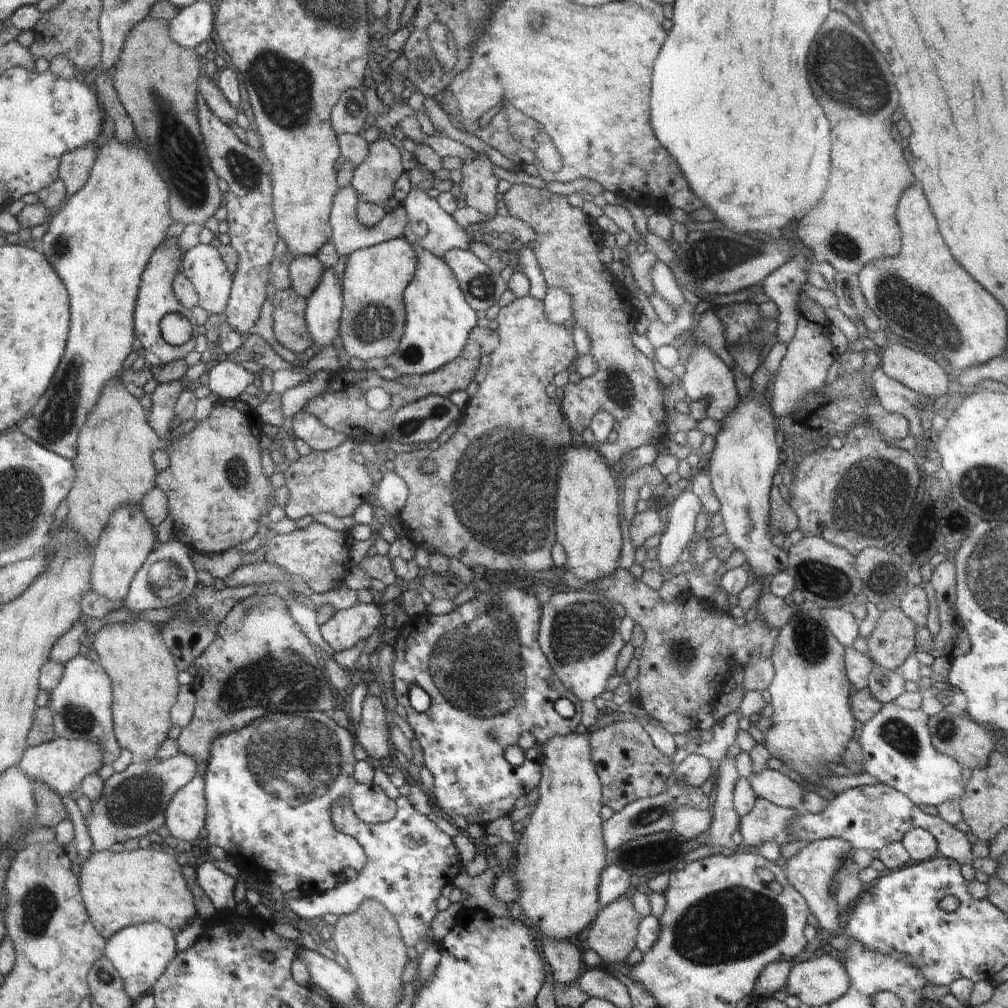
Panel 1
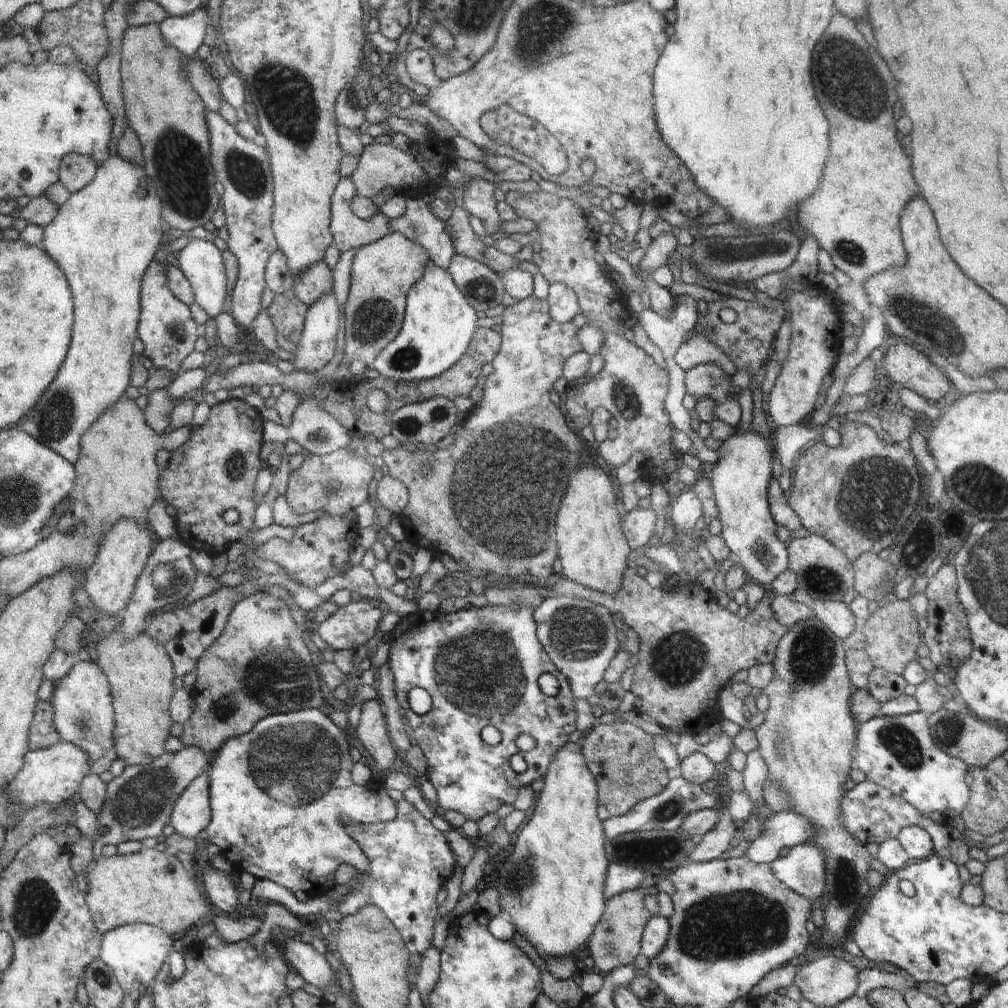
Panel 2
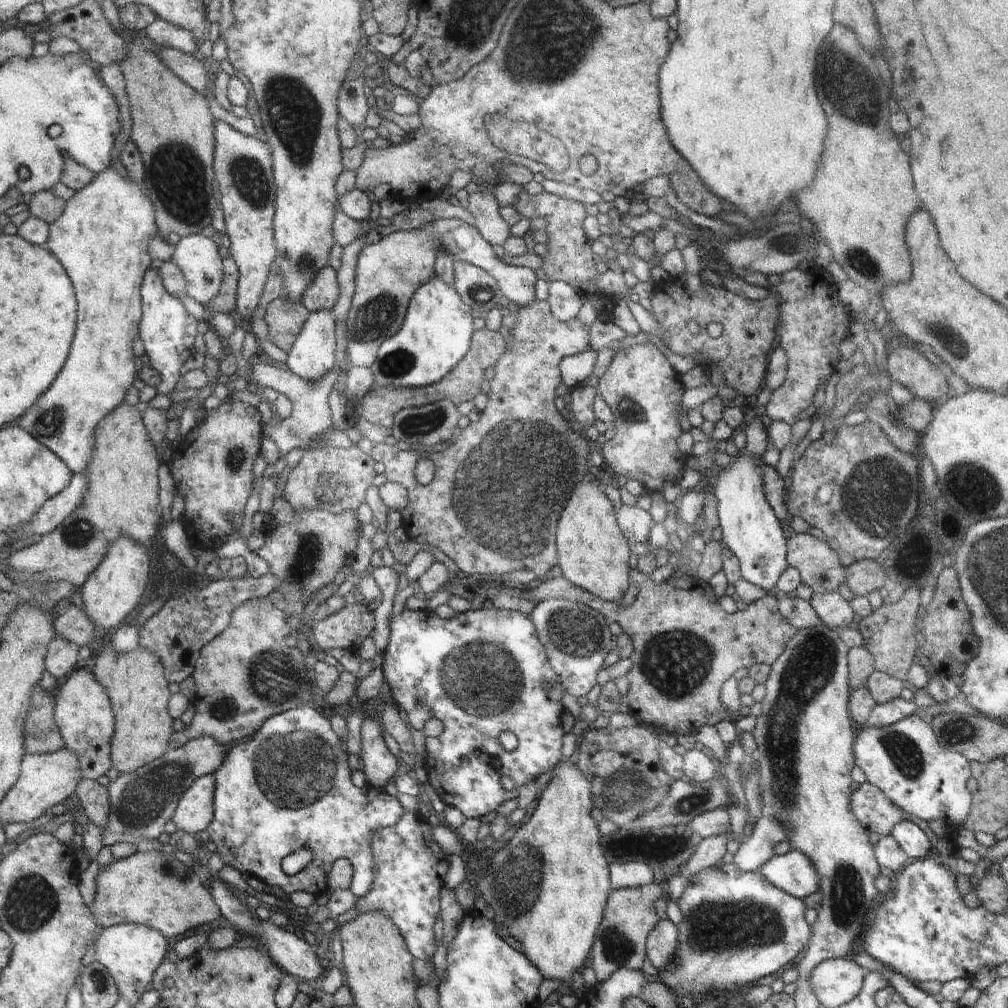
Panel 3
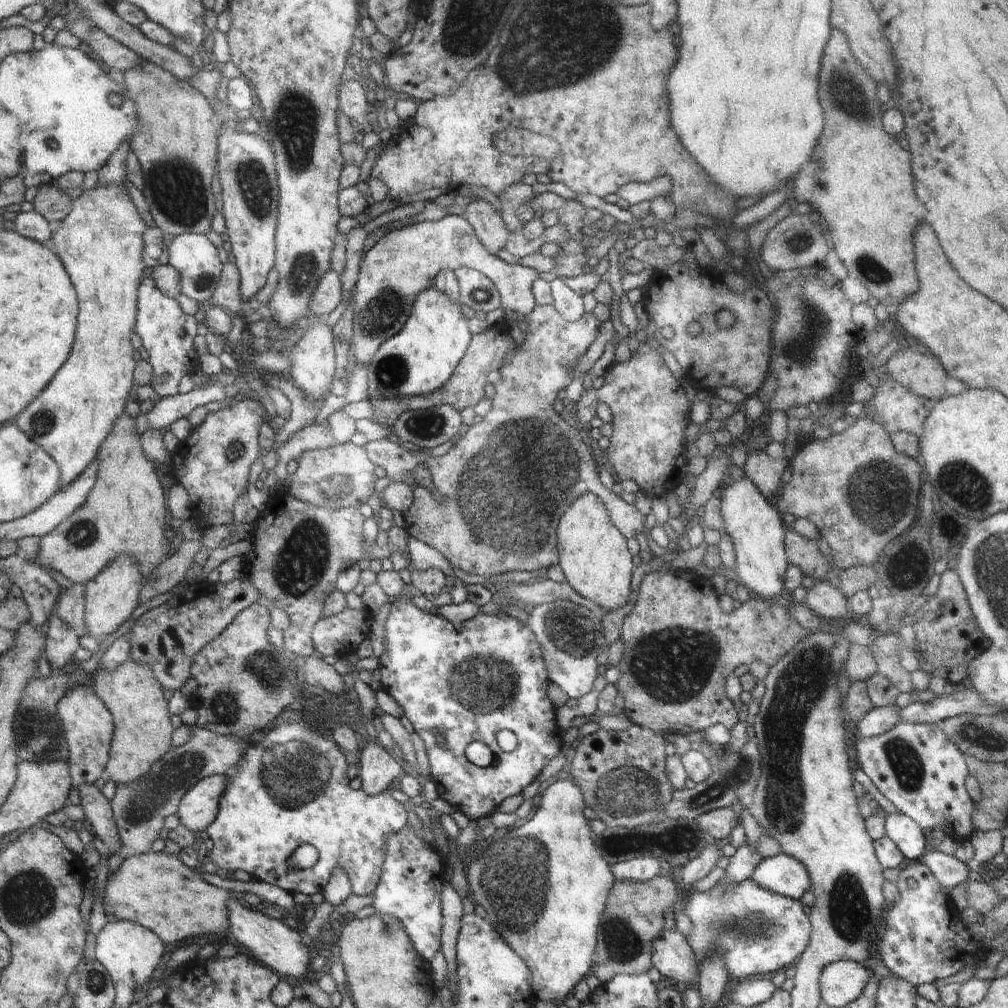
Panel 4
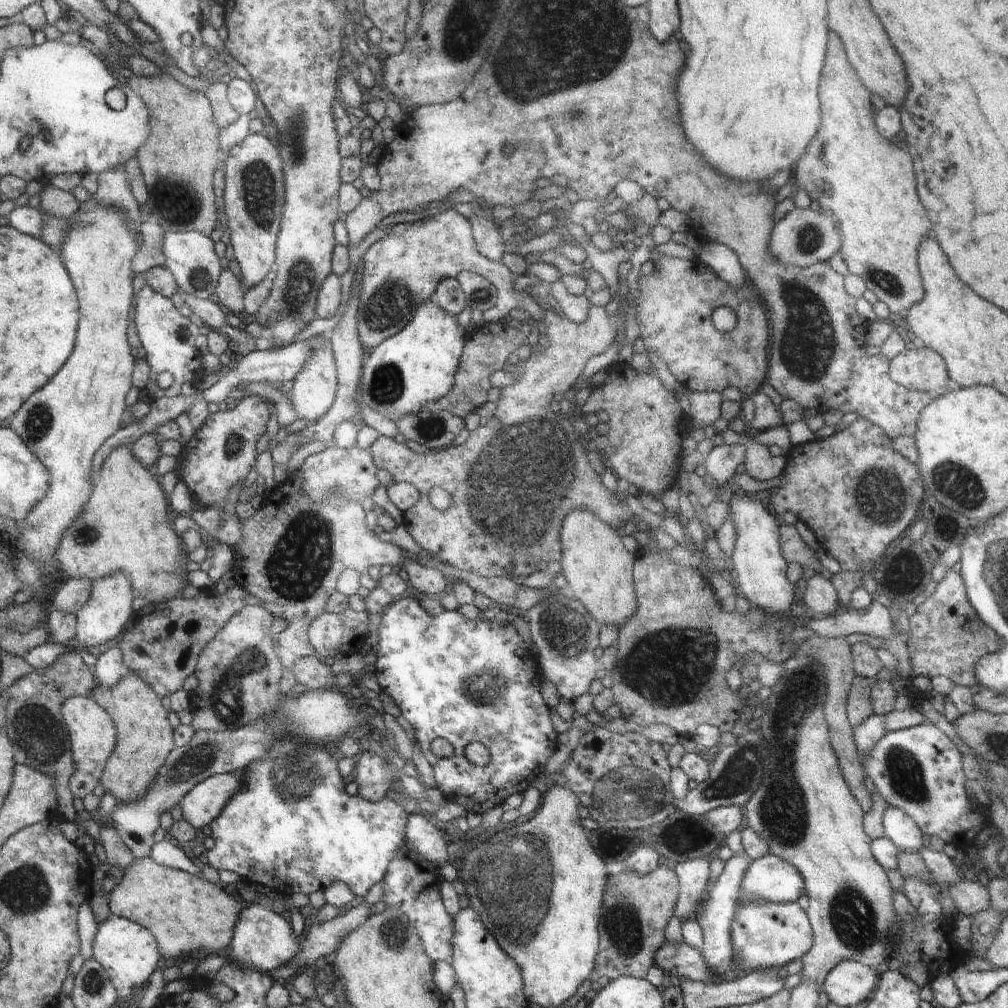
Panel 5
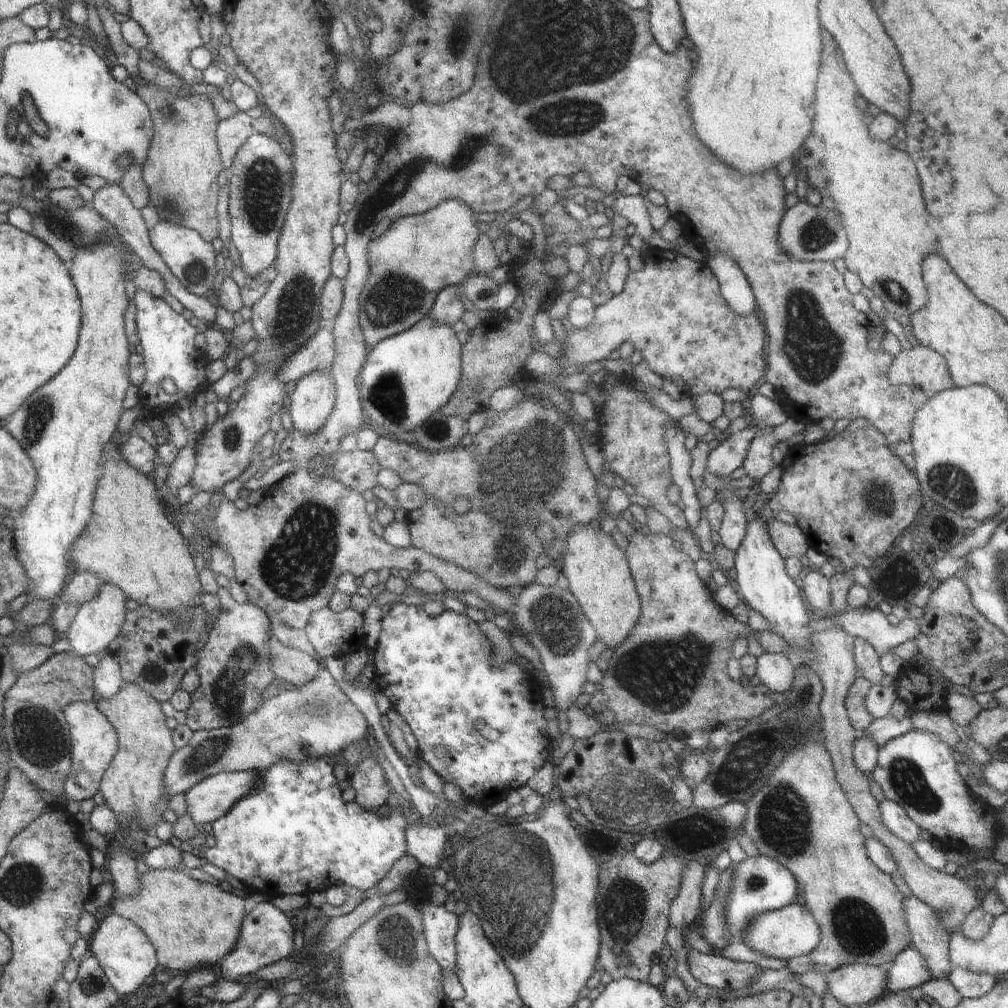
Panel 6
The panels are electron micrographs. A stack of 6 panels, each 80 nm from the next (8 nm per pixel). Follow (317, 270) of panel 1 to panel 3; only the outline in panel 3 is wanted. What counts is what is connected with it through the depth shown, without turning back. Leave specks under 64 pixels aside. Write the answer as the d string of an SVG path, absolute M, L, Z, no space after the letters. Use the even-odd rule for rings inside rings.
M327 264L318 272L309 288L301 294L301 303L310 312L318 309L332 310L338 301L338 296L340 296L340 286L337 282L337 271Z

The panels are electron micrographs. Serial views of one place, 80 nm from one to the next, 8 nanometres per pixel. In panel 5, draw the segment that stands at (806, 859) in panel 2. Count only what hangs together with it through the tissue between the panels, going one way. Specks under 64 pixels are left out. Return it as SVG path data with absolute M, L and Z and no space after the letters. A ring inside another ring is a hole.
M768 855L752 860L742 884L736 904L744 898L762 898L770 902L798 901L803 896L804 880L794 866L778 856Z

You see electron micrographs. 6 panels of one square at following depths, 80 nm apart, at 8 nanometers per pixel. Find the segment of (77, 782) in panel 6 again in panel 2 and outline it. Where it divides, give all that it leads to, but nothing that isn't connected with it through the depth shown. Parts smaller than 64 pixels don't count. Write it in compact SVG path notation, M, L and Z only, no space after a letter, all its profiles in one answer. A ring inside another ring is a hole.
M94 659L89 661L75 661L69 673L58 682L52 695L52 721L59 734L60 741L76 743L90 754L92 772L99 774L108 770L116 756L116 742L112 738L114 730L114 711L112 710L112 696L110 696L110 682L105 672Z

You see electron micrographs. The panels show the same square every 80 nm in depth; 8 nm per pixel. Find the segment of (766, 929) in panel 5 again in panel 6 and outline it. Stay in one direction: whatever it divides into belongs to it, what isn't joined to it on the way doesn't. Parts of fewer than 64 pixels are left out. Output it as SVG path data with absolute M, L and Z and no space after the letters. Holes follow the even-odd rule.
M797 903L769 910L753 918L749 926L750 948L775 958L789 961L792 957L809 955L819 941L819 928L816 926L810 911Z

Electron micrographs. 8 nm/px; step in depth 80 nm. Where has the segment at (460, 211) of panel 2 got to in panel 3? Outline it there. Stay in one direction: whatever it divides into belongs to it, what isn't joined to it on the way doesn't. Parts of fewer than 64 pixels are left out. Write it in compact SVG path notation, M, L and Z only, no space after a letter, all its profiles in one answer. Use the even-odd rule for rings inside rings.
M459 218L436 219L418 230L396 231L376 243L364 245L357 260L355 291L346 320L346 362L336 363L317 380L318 398L328 398L343 369L348 371L351 366L371 367L380 346L400 332L414 294L420 286L436 276L439 244L442 250L451 254L454 261L466 260L488 271L499 284L505 304L521 307L535 298L535 282L538 278L534 270L506 264L504 268L498 268L500 260L494 256L492 245L480 233L473 225Z

